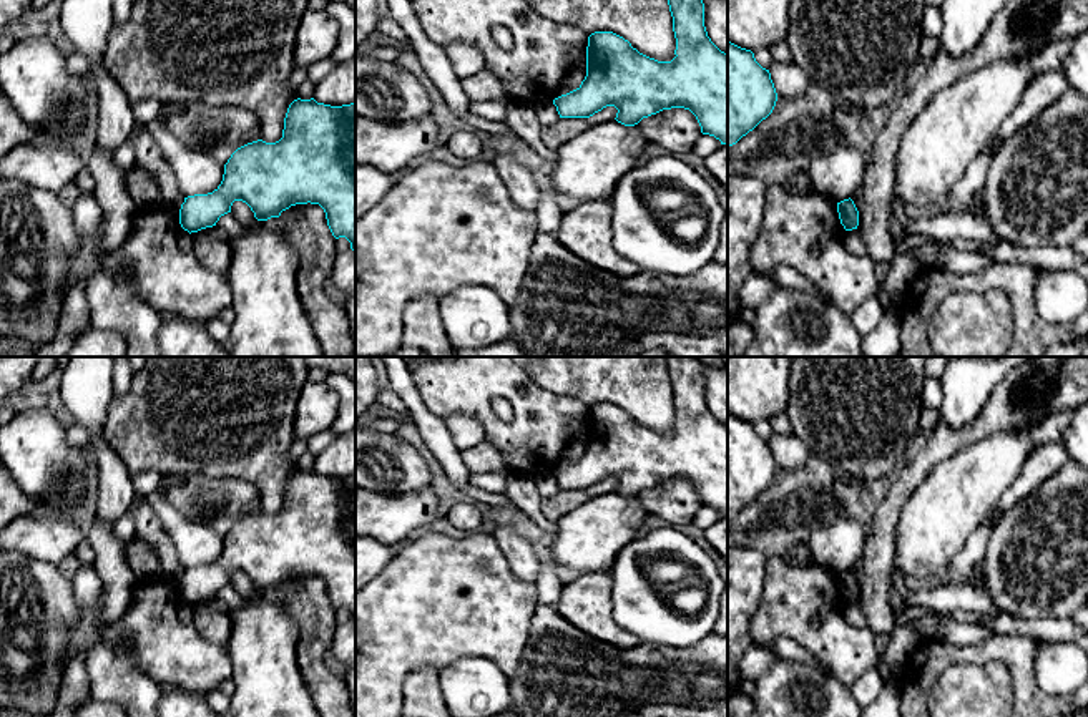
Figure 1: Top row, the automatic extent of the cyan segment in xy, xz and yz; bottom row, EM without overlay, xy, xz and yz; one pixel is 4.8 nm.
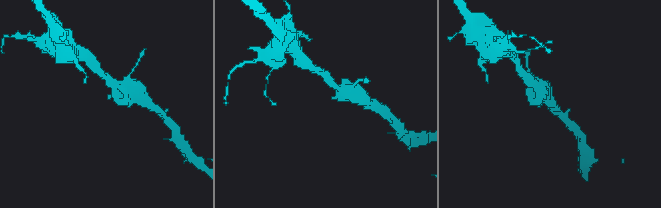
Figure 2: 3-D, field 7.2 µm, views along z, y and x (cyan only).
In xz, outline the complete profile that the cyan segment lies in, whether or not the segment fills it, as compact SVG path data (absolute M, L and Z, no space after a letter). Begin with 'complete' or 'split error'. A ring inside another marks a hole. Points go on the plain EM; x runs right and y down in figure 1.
complete; M664 357L676 410L674 430L658 433L640 425L628 412L613 403L588 408L586 448L581 456L553 471L560 490L590 490L606 478L618 481L616 493L635 498L663 481L689 481L703 506L728 516L728 425L708 408L704 398L703 363L696 357Z

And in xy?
complete; M314 470L294 471L284 490L282 510L276 515L257 511L238 519L213 564L184 569L179 596L189 606L213 599L231 584L234 573L246 574L257 593L279 589L296 576L319 576L332 607L346 609L355 622L355 475L331 478Z

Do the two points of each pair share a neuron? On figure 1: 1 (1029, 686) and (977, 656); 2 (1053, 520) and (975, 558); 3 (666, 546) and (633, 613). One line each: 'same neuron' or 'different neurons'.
1: same neuron
2: different neurons
3: same neuron

